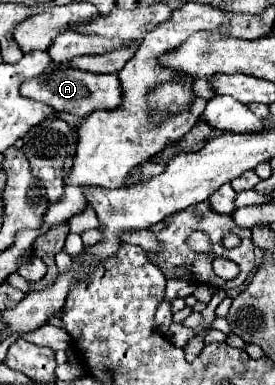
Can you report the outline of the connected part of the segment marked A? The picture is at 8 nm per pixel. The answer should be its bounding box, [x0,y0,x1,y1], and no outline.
[20,67,122,117]

